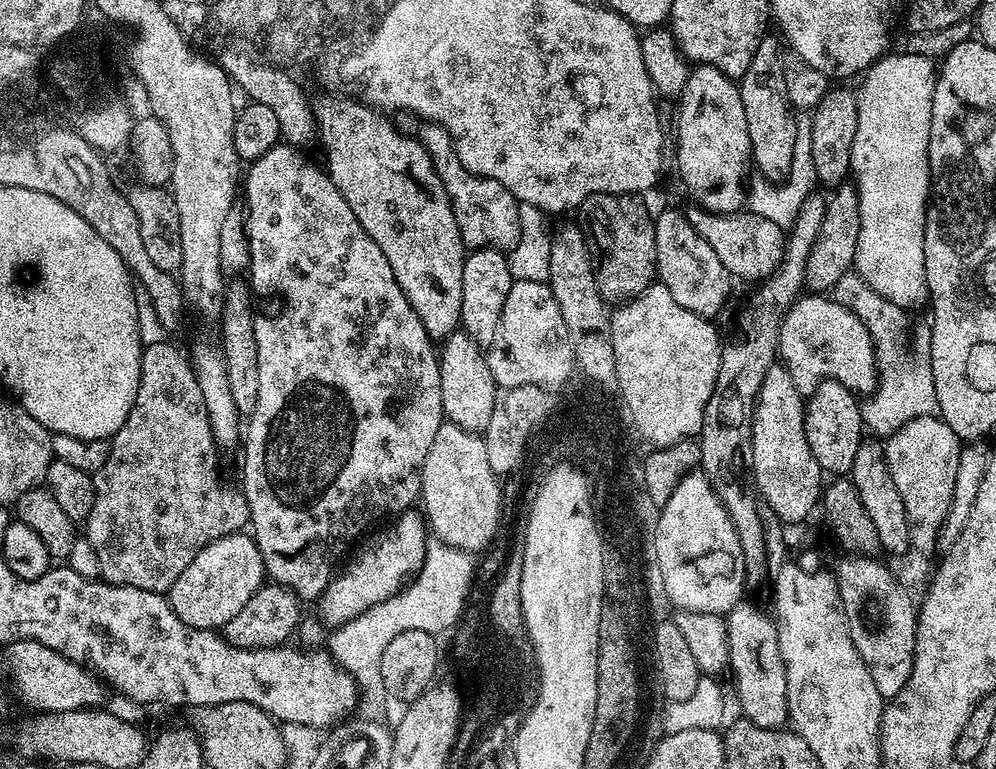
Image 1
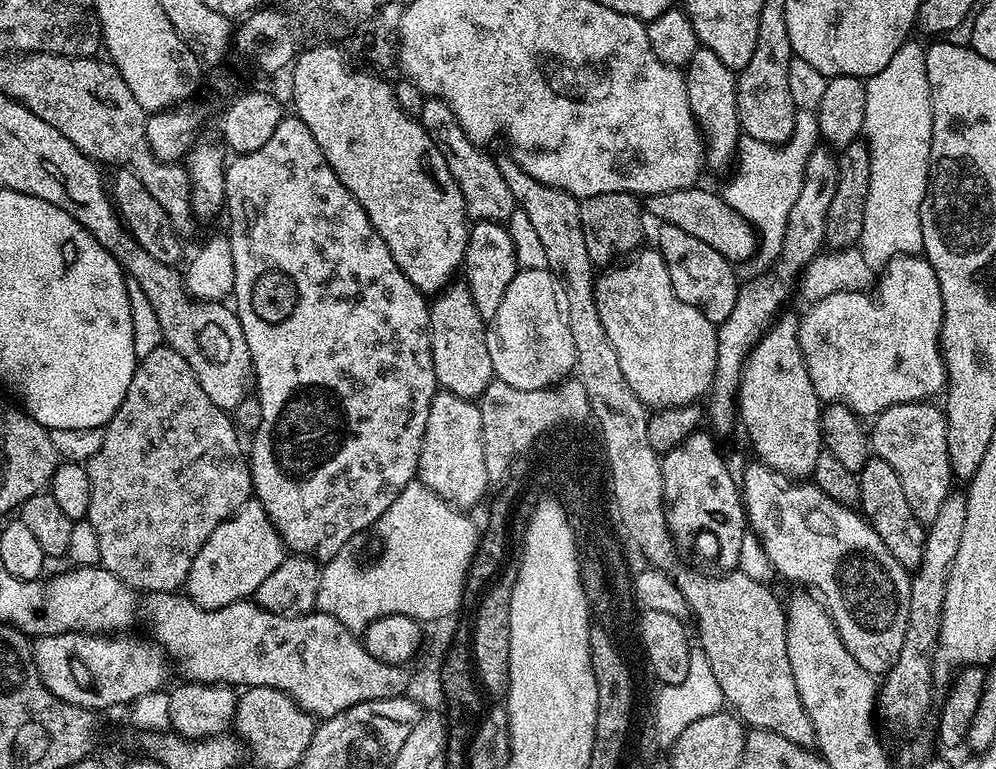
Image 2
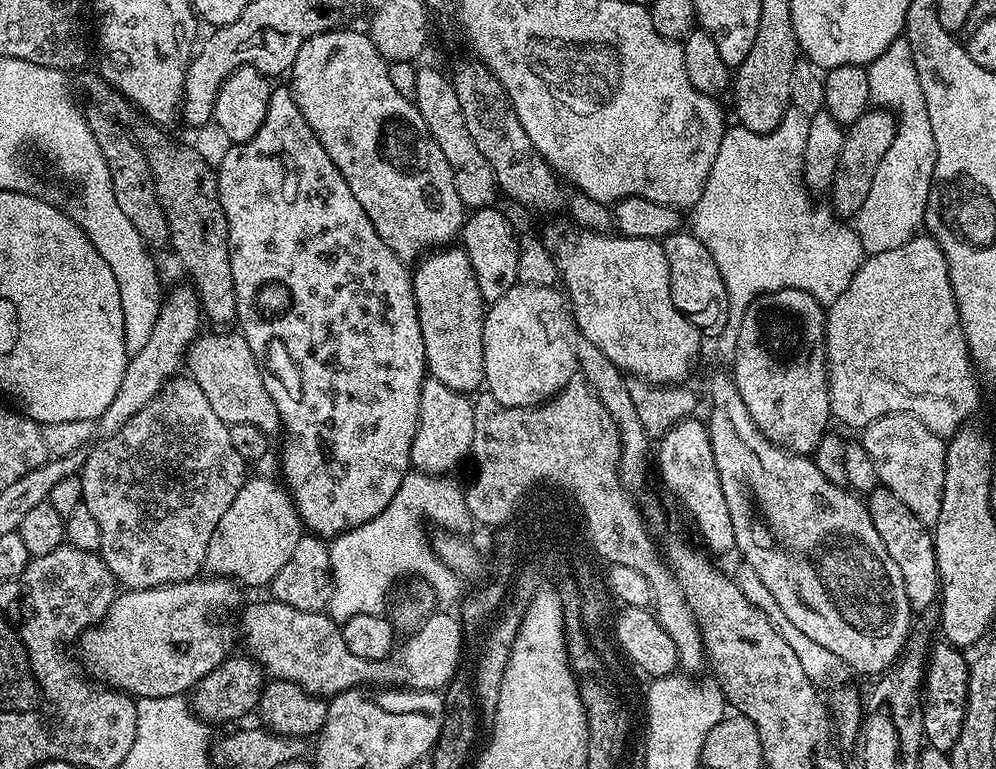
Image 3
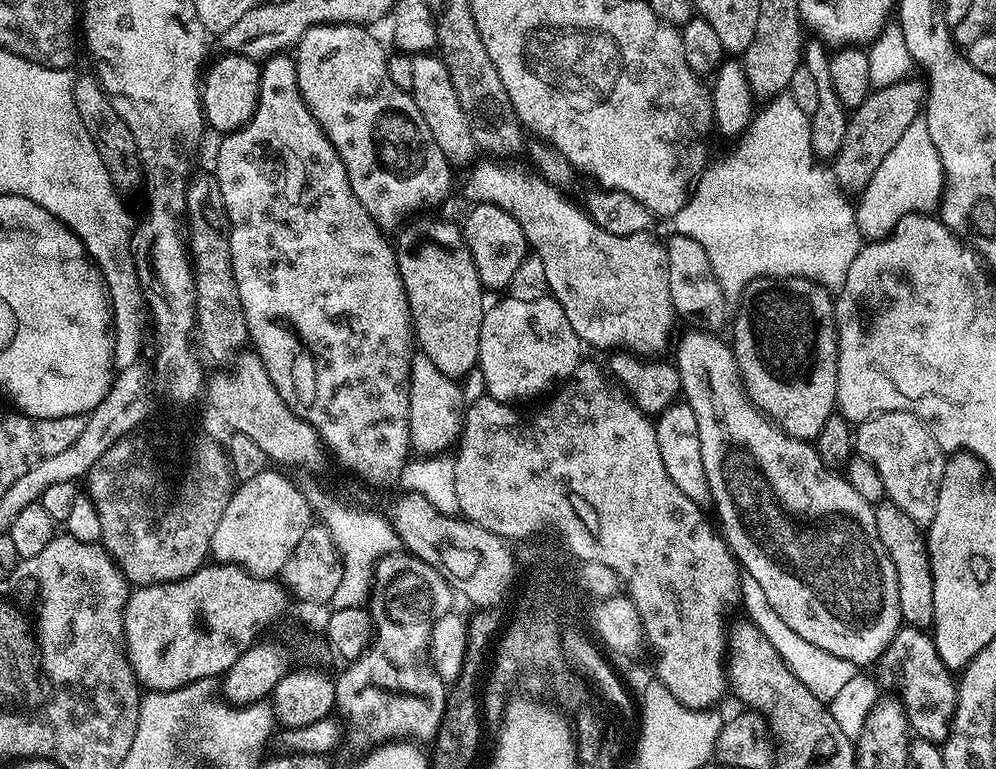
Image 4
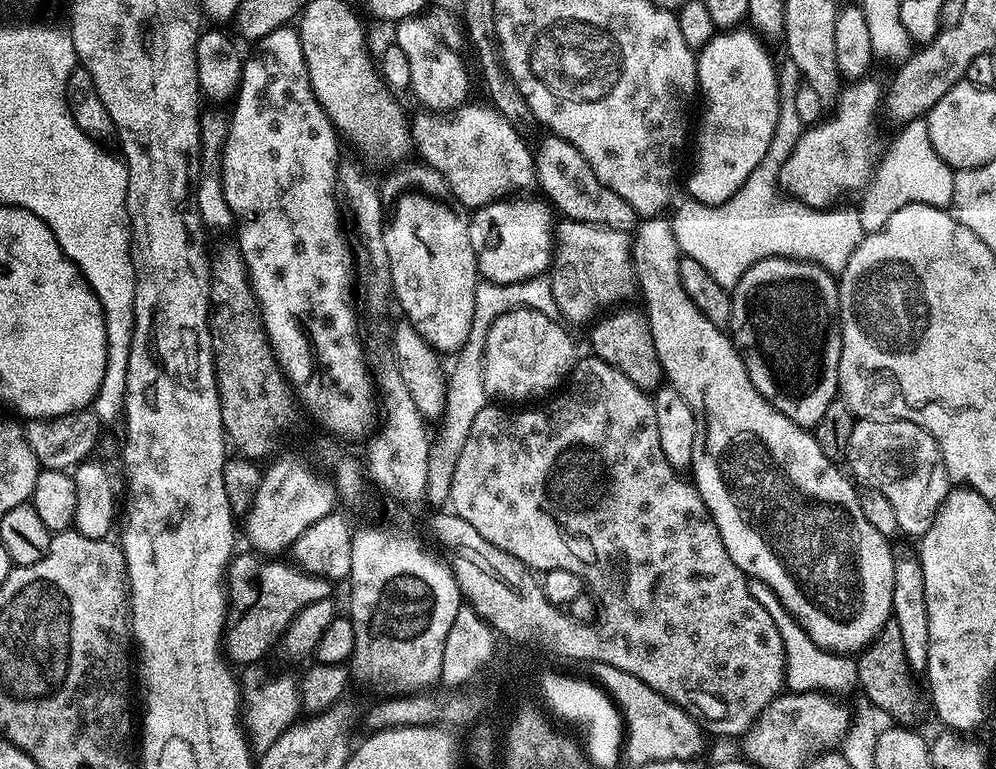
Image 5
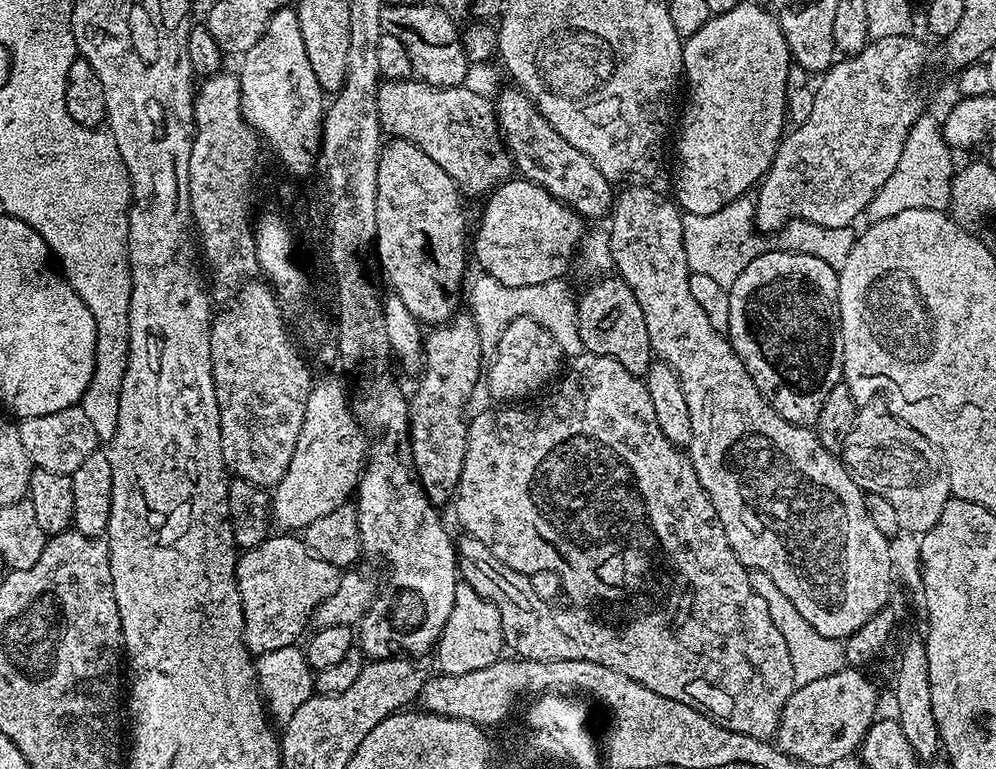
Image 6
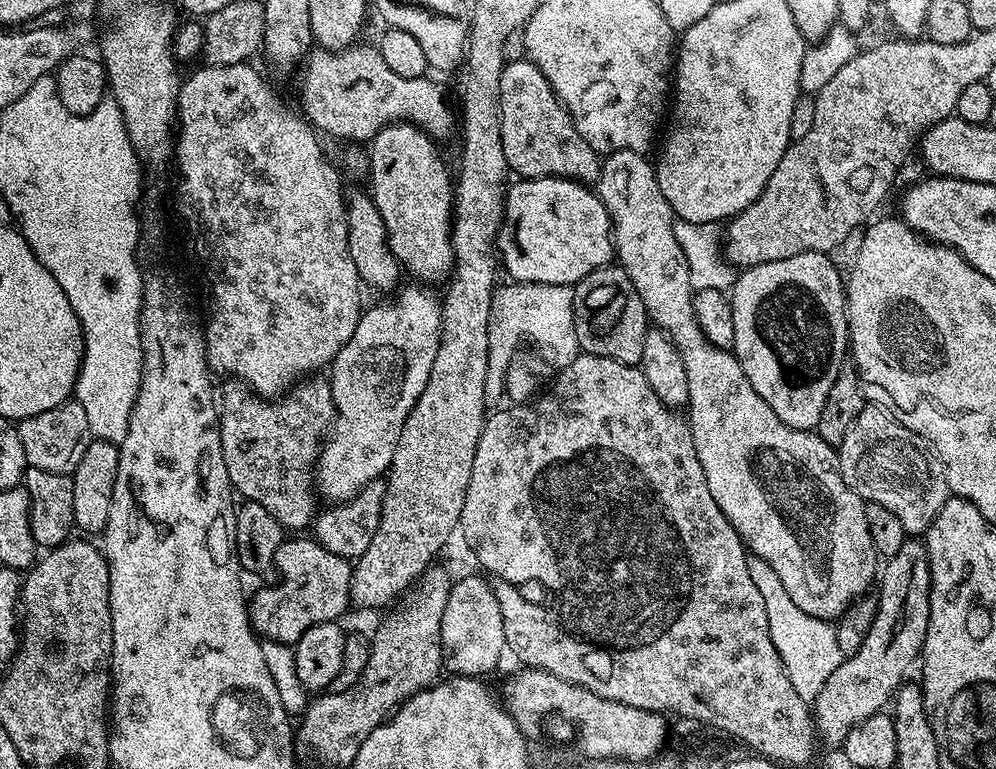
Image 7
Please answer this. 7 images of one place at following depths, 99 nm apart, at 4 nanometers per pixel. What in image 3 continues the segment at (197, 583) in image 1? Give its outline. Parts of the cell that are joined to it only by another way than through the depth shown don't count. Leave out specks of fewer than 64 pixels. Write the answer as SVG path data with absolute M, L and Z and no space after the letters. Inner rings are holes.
M245 479L238 498L230 502L230 510L222 514L222 522L218 522L214 538L210 538L204 568L212 576L231 578L252 588L259 584L268 586L278 570L290 562L290 554L294 554L294 546L298 546L302 535L302 525L291 496L277 481L276 484L272 480Z

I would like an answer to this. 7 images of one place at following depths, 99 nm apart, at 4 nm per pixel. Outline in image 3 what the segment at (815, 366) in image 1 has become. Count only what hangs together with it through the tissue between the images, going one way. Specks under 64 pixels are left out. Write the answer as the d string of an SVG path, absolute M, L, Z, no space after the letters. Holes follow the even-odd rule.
M917 234L910 237L902 246L894 250L873 252L865 259L854 274L850 286L832 303L826 312L826 327L824 330L824 350L828 366L828 393L830 394L830 410L833 417L841 420L848 428L862 430L870 422L888 416L892 412L907 412L914 415L930 429L935 436L951 438L961 427L969 423L968 420L976 412L980 404L980 388L976 385L978 379L974 371L972 358L968 354L968 343L962 330L962 322L958 314L958 306L954 298L954 290L950 286L948 277L948 263L937 246L935 240L927 234Z

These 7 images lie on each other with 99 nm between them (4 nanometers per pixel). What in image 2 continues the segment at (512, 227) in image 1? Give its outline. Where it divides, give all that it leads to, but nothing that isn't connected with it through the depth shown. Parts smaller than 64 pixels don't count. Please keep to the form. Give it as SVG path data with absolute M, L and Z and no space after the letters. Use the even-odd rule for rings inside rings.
M435 98L425 99L422 106L420 124L430 134L430 138L438 146L438 150L446 158L446 166L456 179L458 190L462 190L464 210L476 222L503 225L518 211L514 194L510 194L510 186L506 186L506 178L502 178L500 164L492 161L477 145L465 136L458 118L450 110L446 102Z

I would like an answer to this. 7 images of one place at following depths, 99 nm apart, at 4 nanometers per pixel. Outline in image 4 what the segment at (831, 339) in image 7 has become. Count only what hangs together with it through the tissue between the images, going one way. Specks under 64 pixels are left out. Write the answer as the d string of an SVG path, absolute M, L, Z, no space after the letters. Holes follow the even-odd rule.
M763 276L750 282L740 296L734 308L731 332L730 347L736 353L740 379L744 381L744 390L753 404L788 436L815 441L826 418L830 418L836 408L838 338L833 293L806 278Z

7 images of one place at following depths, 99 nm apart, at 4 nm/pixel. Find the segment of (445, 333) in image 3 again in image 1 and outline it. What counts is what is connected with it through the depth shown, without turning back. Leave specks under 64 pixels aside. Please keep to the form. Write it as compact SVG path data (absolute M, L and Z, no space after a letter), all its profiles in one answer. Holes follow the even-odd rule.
M462 330L452 332L438 348L440 381L442 382L442 406L444 415L462 430L483 433L494 410L497 384L490 372L488 357L480 345Z

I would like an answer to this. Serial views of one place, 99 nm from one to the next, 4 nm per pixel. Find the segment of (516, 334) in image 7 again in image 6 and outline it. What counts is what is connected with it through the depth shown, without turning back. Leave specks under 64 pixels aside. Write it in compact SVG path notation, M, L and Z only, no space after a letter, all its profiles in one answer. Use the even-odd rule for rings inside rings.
M477 275L477 280L471 284L466 292L466 304L470 314L478 326L478 338L486 350L495 350L499 346L499 339L503 331L515 319L532 318L537 320L553 336L563 355L568 358L581 356L584 351L582 334L578 334L577 297L564 285L563 279L542 282L538 286L502 286L492 276Z

